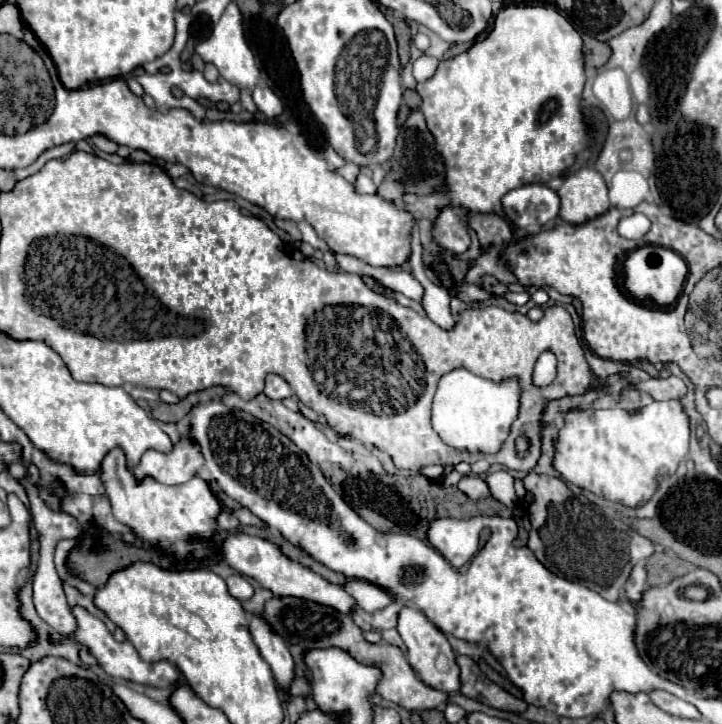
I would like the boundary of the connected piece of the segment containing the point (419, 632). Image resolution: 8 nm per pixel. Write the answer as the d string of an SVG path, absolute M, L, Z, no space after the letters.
M405 605L399 611L399 621L397 621L397 631L403 639L403 643L407 645L407 655L409 655L409 663L415 669L415 673L433 689L439 691L457 691L459 689L459 667L455 663L455 653L451 649L451 643L447 641L445 633L435 627L435 623L431 623L431 619L427 619L423 615L423 611Z

